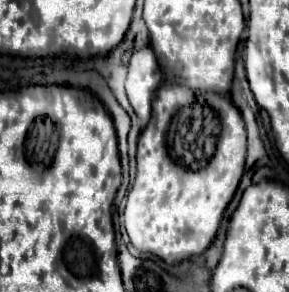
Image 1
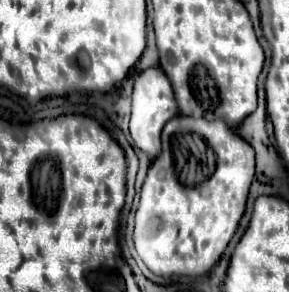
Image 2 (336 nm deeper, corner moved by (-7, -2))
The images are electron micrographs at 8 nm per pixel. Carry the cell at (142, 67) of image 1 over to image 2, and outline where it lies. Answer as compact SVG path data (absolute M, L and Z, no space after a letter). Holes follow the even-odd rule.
M160 67L144 69L136 81L132 91L132 117L130 117L130 135L138 149L142 149L150 159L160 153L160 133L166 121L170 121L178 113L176 99L172 93L172 85Z

